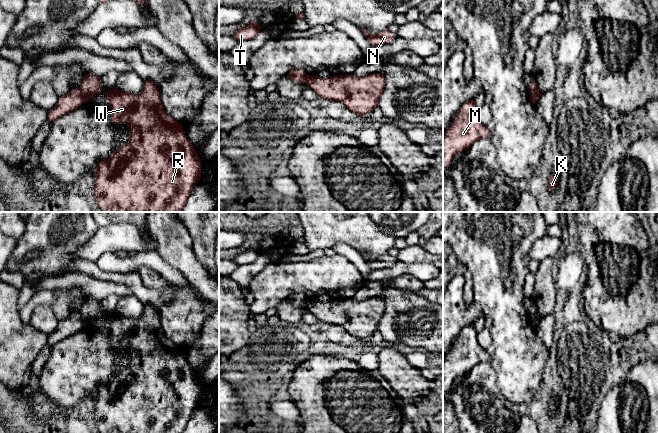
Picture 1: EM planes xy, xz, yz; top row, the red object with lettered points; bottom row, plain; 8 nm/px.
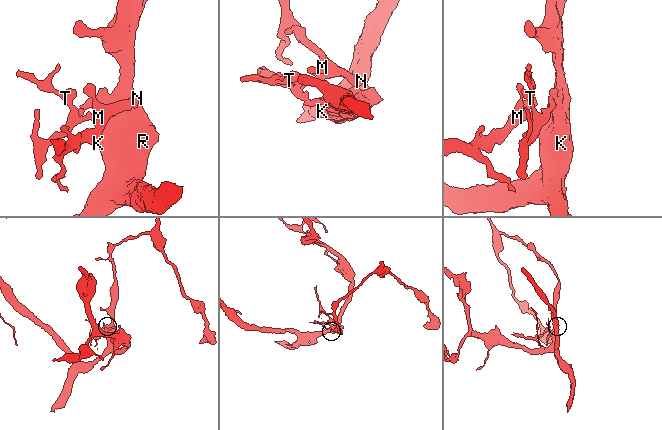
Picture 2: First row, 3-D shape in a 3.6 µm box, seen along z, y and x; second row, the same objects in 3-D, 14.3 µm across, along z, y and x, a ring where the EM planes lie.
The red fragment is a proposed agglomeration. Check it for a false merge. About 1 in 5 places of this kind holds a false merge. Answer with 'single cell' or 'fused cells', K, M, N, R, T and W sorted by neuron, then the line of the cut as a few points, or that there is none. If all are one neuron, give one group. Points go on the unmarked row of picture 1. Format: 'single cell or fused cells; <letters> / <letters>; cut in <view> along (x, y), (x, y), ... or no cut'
fused cells; K R W / M N T; cut in xy along (79, 312), (86, 324)

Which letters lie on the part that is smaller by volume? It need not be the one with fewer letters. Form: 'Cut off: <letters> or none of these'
Cut off: M, N, T

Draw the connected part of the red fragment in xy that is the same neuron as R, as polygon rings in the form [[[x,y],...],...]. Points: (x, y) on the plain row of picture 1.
[[[144,304],[143,313],[137,319],[118,314],[114,312],[105,316],[105,321],[109,325],[110,330],[110,344],[114,348],[118,348],[122,345],[127,346],[129,353],[129,364],[119,371],[114,377],[112,377],[107,384],[98,385],[97,392],[94,397],[95,412],[93,420],[96,423],[96,427],[100,433],[182,433],[185,430],[187,423],[193,413],[193,410],[199,405],[201,401],[201,387],[198,381],[197,375],[194,370],[186,362],[182,349],[175,345],[168,337],[163,333],[159,313],[152,307],[152,305]]]

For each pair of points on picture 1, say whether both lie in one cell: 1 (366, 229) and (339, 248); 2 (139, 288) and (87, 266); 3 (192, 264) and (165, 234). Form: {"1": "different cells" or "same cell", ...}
{"1": "different cells", "2": "same cell", "3": "same cell"}

